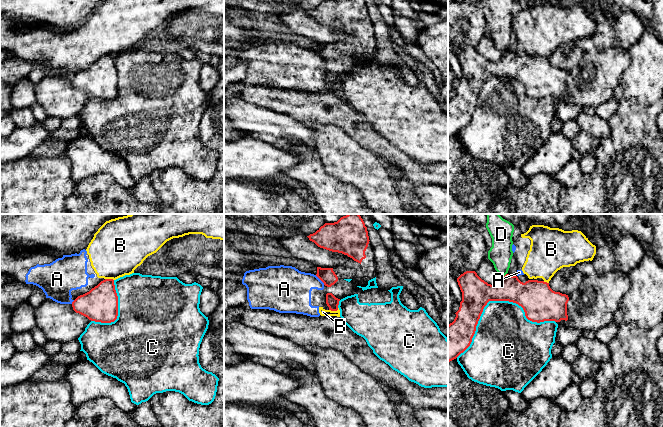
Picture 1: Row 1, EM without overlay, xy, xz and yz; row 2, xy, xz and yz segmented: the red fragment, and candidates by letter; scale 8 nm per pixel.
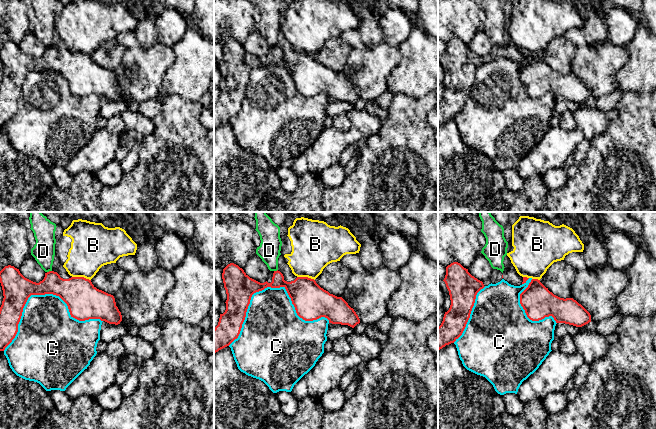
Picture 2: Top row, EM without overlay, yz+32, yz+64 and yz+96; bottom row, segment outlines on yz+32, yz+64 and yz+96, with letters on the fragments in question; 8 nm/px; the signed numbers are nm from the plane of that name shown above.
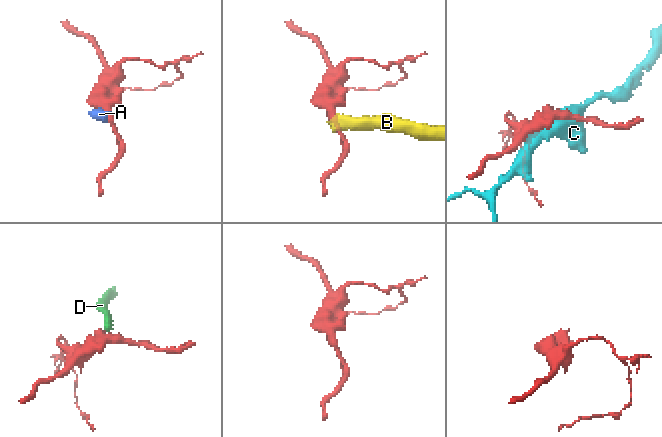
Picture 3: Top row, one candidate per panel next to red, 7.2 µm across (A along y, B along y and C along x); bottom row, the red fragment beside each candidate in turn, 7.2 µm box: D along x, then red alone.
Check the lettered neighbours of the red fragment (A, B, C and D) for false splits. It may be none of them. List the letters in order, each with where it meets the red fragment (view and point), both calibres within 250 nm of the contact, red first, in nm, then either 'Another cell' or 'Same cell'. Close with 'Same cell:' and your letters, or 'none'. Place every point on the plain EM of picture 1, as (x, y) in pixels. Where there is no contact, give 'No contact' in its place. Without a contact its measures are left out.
A: Touches red at xz (320, 55). Thickness 120 nm (red) against 320 nm. Another cell
B: Touches red at xz (333, 86). Thickness 100 nm (red) against 60 nm. Another cell
C: Touches red at yz (496, 76). Thickness 240 nm (red) against 420 nm. Another cell
D: Touches red at yz (505, 51). Thickness 220 nm (red) against 190 nm. Another cell
Same cell: none

